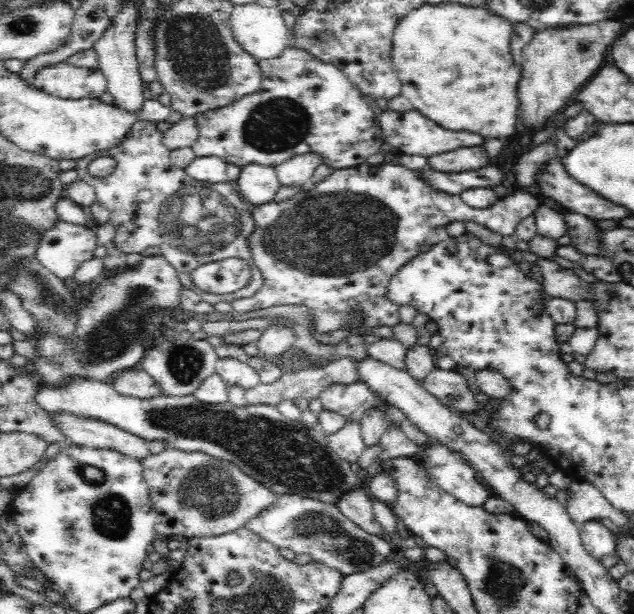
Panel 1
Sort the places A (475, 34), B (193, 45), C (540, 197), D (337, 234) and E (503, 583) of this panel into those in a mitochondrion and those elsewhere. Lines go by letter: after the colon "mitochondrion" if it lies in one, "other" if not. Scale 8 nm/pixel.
A: other
B: mitochondrion
C: other
D: mitochondrion
E: mitochondrion

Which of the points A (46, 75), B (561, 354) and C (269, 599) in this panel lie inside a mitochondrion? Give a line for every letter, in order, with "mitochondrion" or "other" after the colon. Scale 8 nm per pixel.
A: other
B: other
C: mitochondrion

